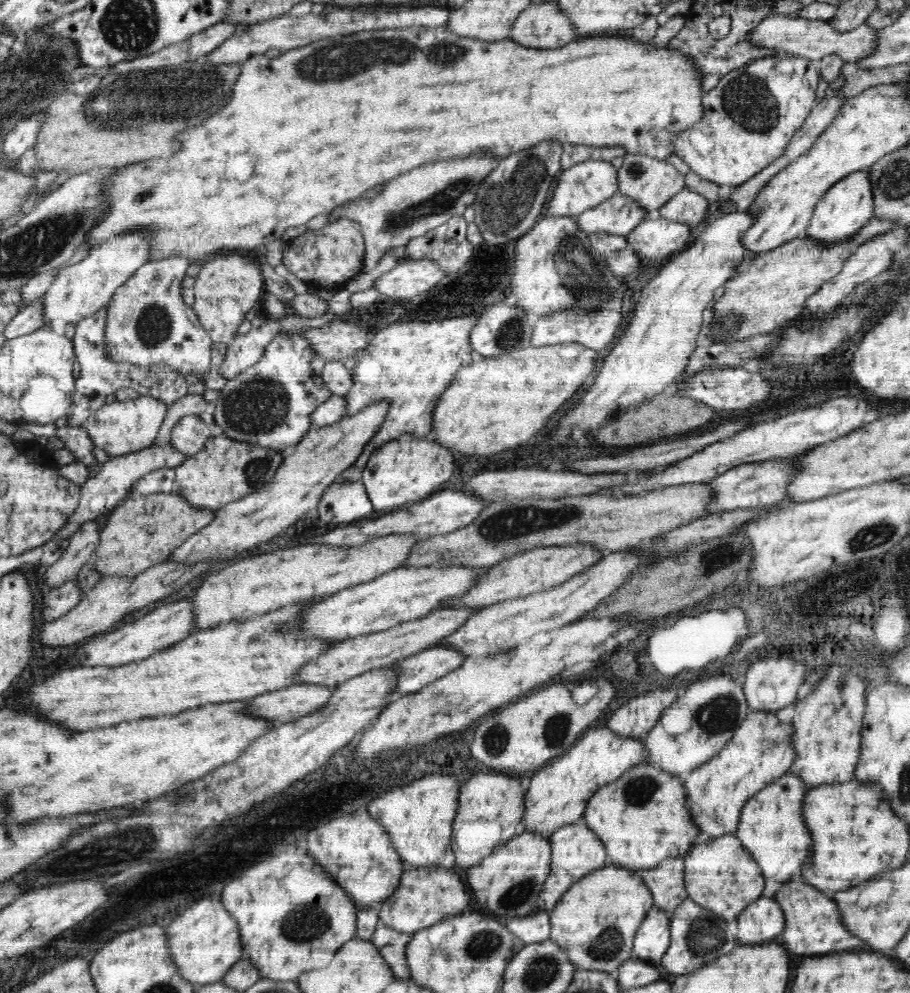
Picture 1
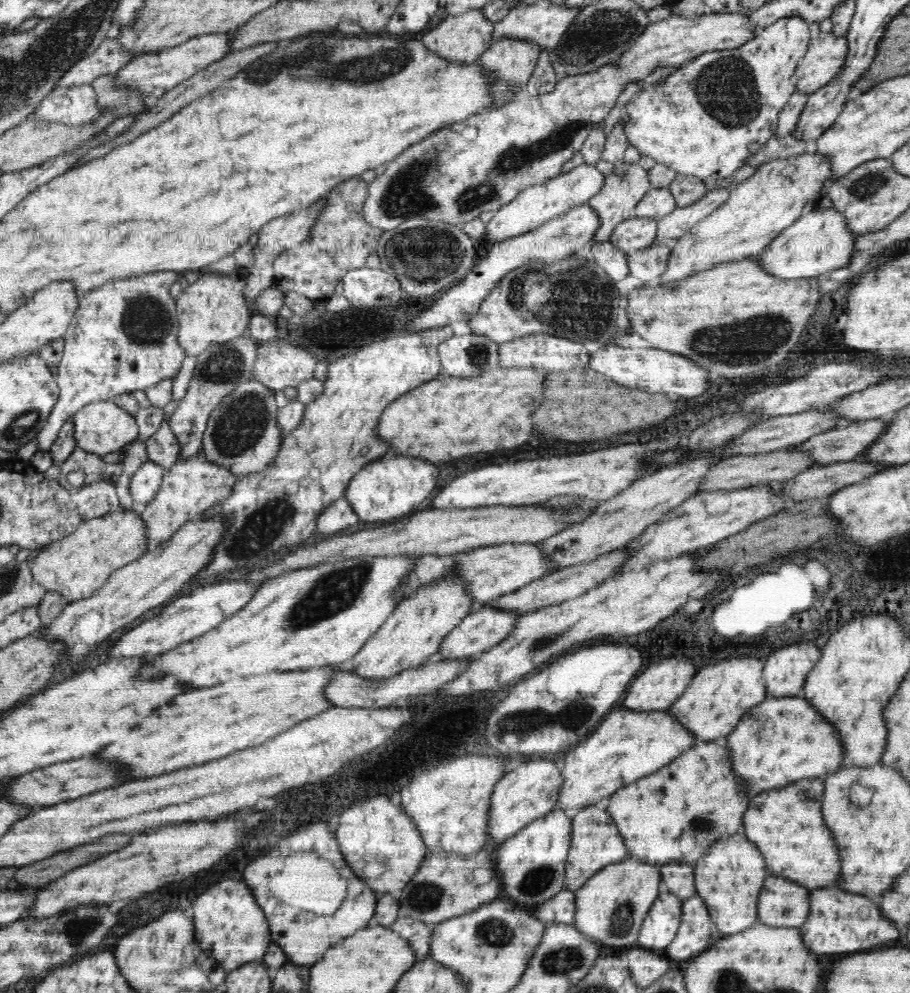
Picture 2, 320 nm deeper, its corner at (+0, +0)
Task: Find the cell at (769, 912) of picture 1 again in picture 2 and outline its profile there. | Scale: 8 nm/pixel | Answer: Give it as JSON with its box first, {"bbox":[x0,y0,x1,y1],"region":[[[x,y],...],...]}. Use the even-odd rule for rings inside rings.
{"bbox":[758,877,810,928],"region":[[[779,877],[766,878],[758,896],[758,919],[772,927],[800,928],[808,918],[810,890]]]}

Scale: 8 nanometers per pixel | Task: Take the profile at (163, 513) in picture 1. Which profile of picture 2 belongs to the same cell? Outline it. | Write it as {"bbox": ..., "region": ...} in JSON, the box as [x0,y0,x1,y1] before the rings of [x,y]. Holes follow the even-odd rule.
{"bbox":[30,509,152,602],"region":[[[130,509],[86,520],[72,534],[41,548],[40,552],[32,558],[30,565],[32,578],[48,592],[61,594],[68,602],[92,596],[99,588],[102,588],[115,570],[138,560],[151,549],[152,546],[146,538],[145,528],[144,521],[140,519],[140,513]]]}

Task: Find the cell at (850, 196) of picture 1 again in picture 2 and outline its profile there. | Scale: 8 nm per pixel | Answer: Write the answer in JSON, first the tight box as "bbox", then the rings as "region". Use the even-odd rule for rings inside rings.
{"bbox":[756,206,856,280],"region":[[[813,206],[774,237],[756,256],[759,265],[768,274],[788,280],[788,278],[820,278],[825,272],[842,268],[850,260],[856,236],[847,227],[845,218],[835,208],[818,209]]]}

